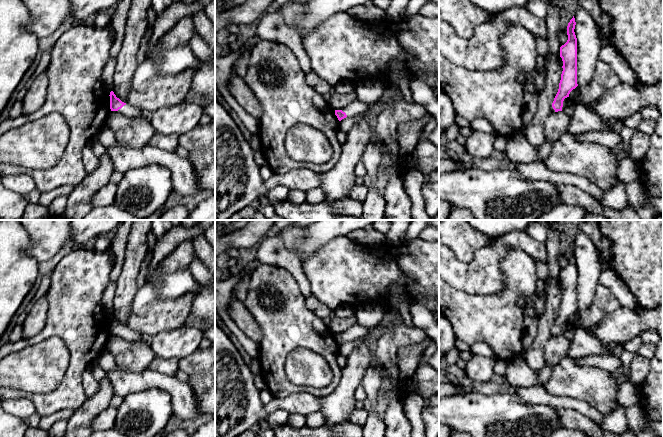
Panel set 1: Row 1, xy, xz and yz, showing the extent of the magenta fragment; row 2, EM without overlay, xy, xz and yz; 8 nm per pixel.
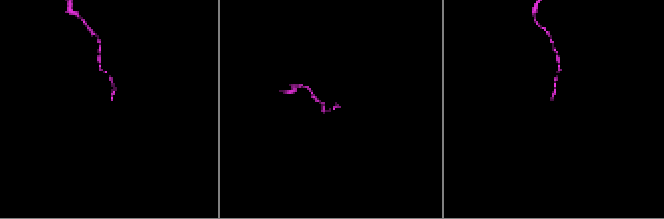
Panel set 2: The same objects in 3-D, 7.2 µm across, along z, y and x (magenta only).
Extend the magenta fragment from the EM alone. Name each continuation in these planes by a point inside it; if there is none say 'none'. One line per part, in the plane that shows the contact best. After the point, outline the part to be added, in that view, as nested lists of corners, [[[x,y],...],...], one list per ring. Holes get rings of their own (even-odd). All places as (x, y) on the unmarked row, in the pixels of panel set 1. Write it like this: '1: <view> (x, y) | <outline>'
1: xy (128, 334) | [[[129,328],[124,329],[117,336],[119,336],[123,339],[126,339],[128,341],[139,341],[139,340],[141,340],[141,334],[132,330],[132,329],[129,329]]]

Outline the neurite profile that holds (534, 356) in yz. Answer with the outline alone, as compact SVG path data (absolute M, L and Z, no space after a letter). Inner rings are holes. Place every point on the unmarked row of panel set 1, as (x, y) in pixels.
M560 277L552 278L547 283L546 305L544 313L539 317L537 335L531 346L525 351L524 360L534 371L545 367L545 345L552 337L552 327L559 313L563 292L559 286Z

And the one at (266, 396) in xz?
M267 388L260 391L260 397L261 397L261 401L263 404L270 403L272 401L272 399L274 398L272 393Z

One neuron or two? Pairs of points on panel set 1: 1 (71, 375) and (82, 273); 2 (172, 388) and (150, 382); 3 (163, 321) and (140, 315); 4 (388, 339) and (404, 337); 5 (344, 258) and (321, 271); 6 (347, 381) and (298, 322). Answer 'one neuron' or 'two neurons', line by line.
1: one neuron
2: one neuron
3: one neuron
4: one neuron
5: one neuron
6: two neurons

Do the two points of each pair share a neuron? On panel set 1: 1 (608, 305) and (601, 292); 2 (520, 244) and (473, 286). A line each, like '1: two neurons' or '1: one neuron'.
1: one neuron
2: one neuron

